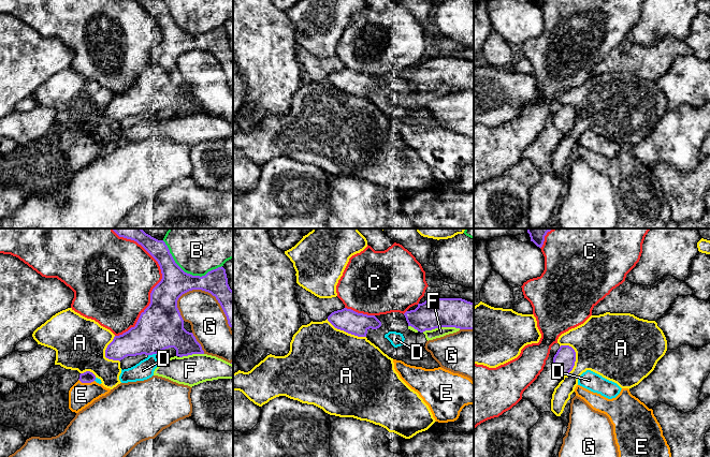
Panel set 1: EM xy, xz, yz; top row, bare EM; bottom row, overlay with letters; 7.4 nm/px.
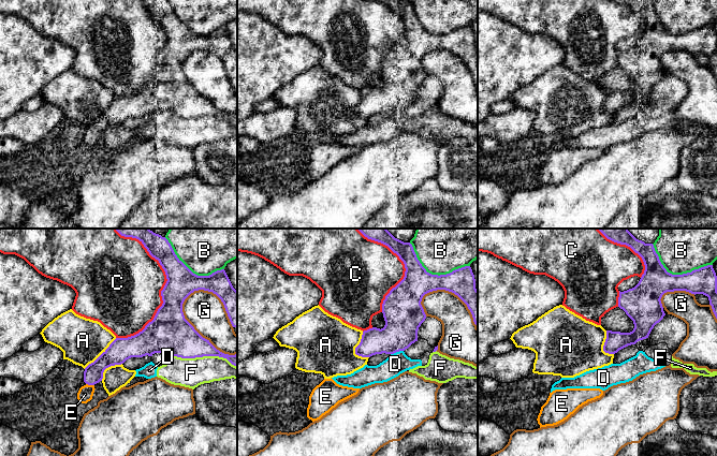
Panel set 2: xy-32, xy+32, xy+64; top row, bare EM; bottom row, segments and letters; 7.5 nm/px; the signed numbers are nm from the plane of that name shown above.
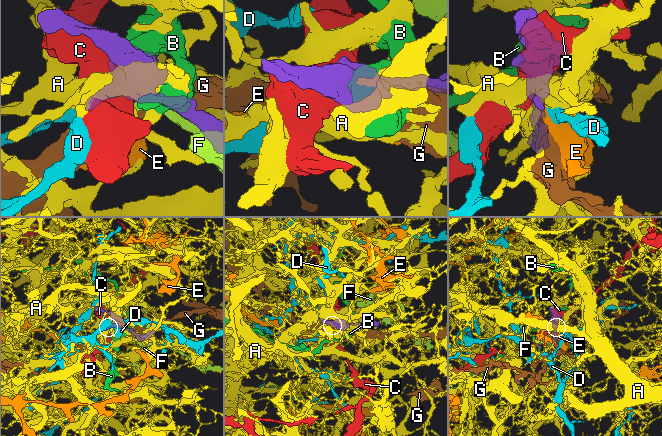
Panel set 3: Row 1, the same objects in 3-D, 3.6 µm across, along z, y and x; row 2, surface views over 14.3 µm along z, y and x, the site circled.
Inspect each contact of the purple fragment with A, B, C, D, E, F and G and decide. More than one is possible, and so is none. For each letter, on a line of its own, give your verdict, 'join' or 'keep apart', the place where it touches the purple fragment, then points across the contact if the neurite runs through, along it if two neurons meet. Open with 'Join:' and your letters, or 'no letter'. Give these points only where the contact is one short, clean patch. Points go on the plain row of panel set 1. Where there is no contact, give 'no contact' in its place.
Join: E
A: keep apart; contact yz (575, 120)
B: keep apart; contact xy (188, 33)
C: keep apart; contact xy (150, 53)
D: keep apart; contact xy (151, 114)
E: join; contact xy (86, 142); way xy (87, 136), (86, 142), (86, 149), (81, 155)
F: keep apart; contact xz (440, 86)
G: keep apart; contact xy (212, 54)

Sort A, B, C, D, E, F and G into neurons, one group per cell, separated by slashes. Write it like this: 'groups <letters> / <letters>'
groups A / B / C / D F / E / G

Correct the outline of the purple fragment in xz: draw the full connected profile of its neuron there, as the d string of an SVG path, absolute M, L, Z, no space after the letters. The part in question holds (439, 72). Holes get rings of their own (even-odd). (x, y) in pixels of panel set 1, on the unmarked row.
M434 58L404 73L408 86L420 92L439 87L474 89L474 62L462 58Z

